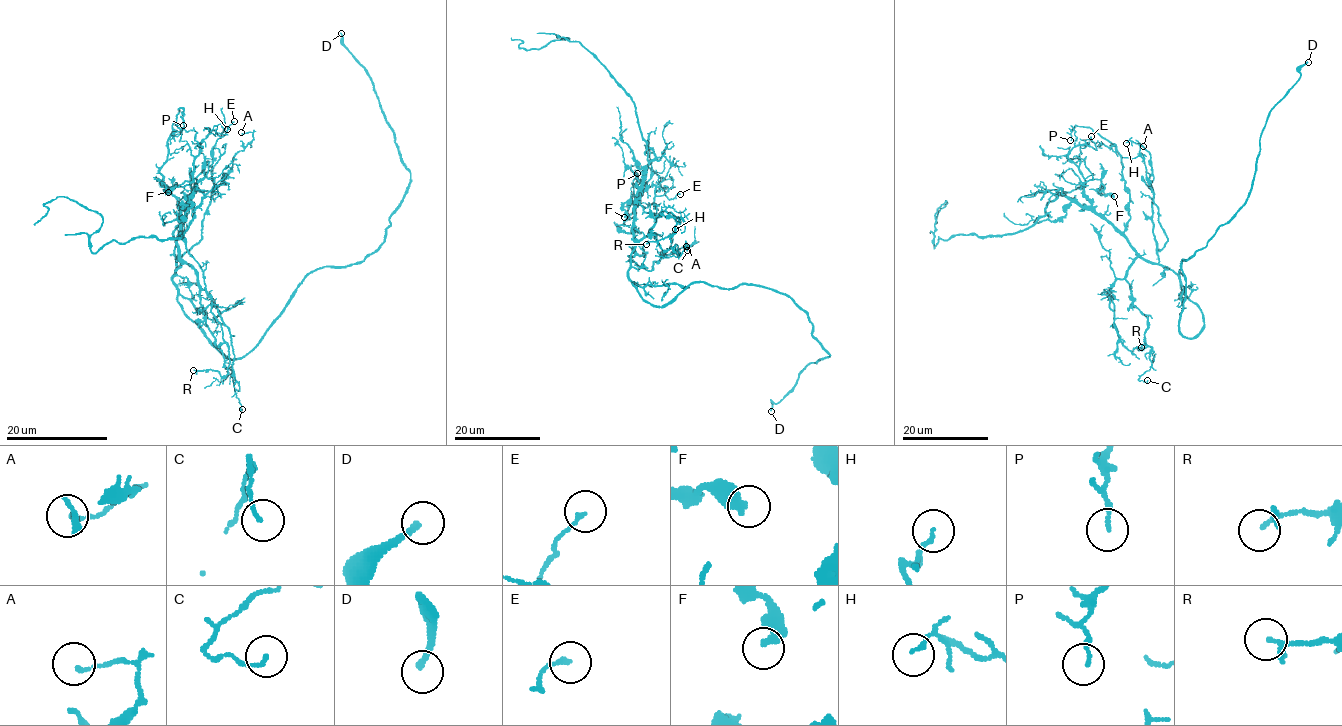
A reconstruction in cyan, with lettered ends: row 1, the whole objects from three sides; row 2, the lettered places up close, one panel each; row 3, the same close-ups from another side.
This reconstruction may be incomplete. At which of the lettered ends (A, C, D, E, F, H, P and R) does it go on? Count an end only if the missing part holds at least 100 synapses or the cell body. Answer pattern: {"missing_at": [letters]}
{"missing_at": ["D"]}

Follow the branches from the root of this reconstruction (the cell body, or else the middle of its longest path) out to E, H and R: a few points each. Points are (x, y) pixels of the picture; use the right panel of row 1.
E: (1187, 295), (1176, 274), (1146, 262), (1092, 206), (1082, 173), (1067, 156), (1077, 145), (1096, 149), (1091, 136)
H: (1187, 295), (1181, 279), (1158, 263), (1157, 252), (1168, 238), (1154, 202), (1150, 154), (1139, 143), (1126, 143)
R: (1187, 295), (1181, 279), (1170, 269), (1140, 256), (1115, 281), (1110, 298), (1119, 340), (1131, 353), (1141, 347)

